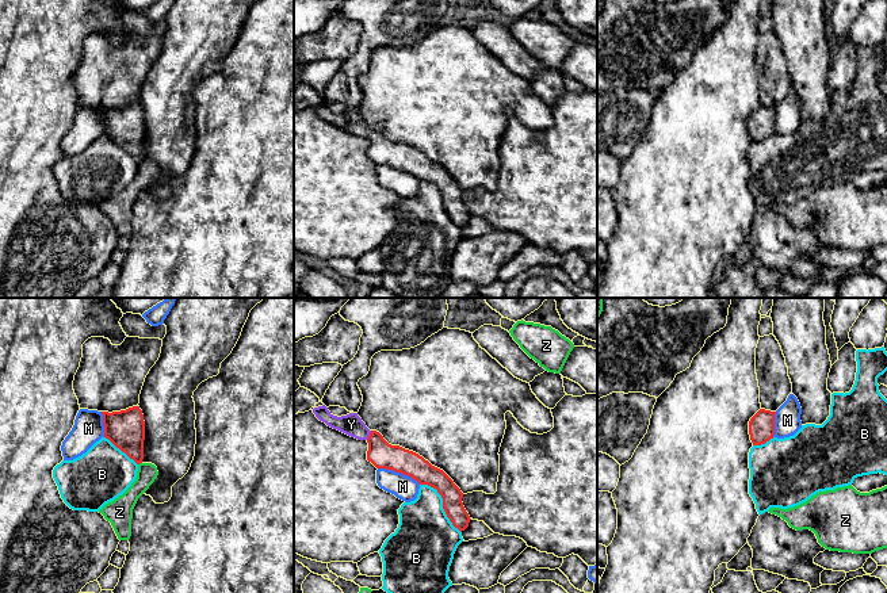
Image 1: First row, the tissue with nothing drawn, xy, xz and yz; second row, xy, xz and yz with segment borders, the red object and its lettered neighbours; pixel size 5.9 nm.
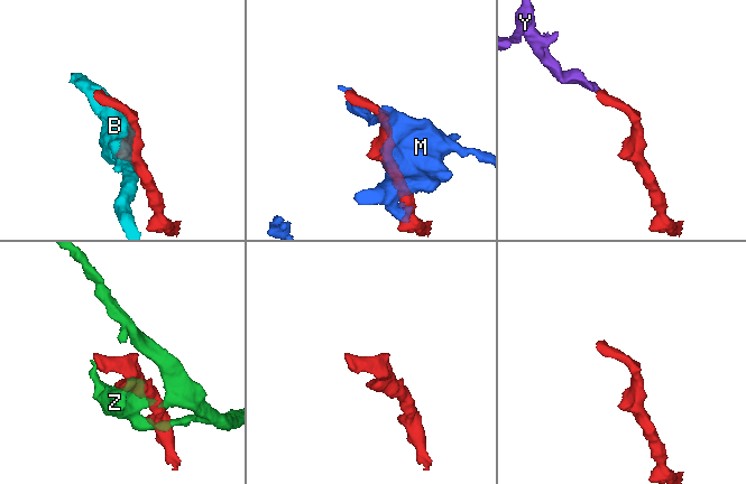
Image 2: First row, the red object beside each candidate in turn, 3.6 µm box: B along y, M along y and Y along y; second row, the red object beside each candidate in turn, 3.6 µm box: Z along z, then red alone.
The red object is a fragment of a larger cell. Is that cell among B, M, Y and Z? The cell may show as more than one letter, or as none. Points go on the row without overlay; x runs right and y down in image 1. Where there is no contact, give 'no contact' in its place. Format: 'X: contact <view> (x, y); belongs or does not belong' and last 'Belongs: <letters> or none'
B: contact xz (443, 201); does not belong
M: contact xz (400, 168); does not belong
Y: contact xz (370, 132); belongs
Z: contact xy (140, 159); does not belong
Belongs: Y

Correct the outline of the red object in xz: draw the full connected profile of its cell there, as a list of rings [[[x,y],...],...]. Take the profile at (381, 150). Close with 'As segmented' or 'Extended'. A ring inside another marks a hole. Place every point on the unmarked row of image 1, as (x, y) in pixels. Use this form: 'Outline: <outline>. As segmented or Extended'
Outline: [[[325,102],[314,104],[313,110],[328,123],[358,137],[366,137],[368,139],[367,157],[376,165],[401,169],[420,181],[436,185],[443,195],[443,206],[452,222],[460,229],[469,223],[471,215],[462,199],[463,190],[443,167],[432,162],[413,148],[389,141],[379,129],[370,127],[358,110],[337,114]]]. Extended

